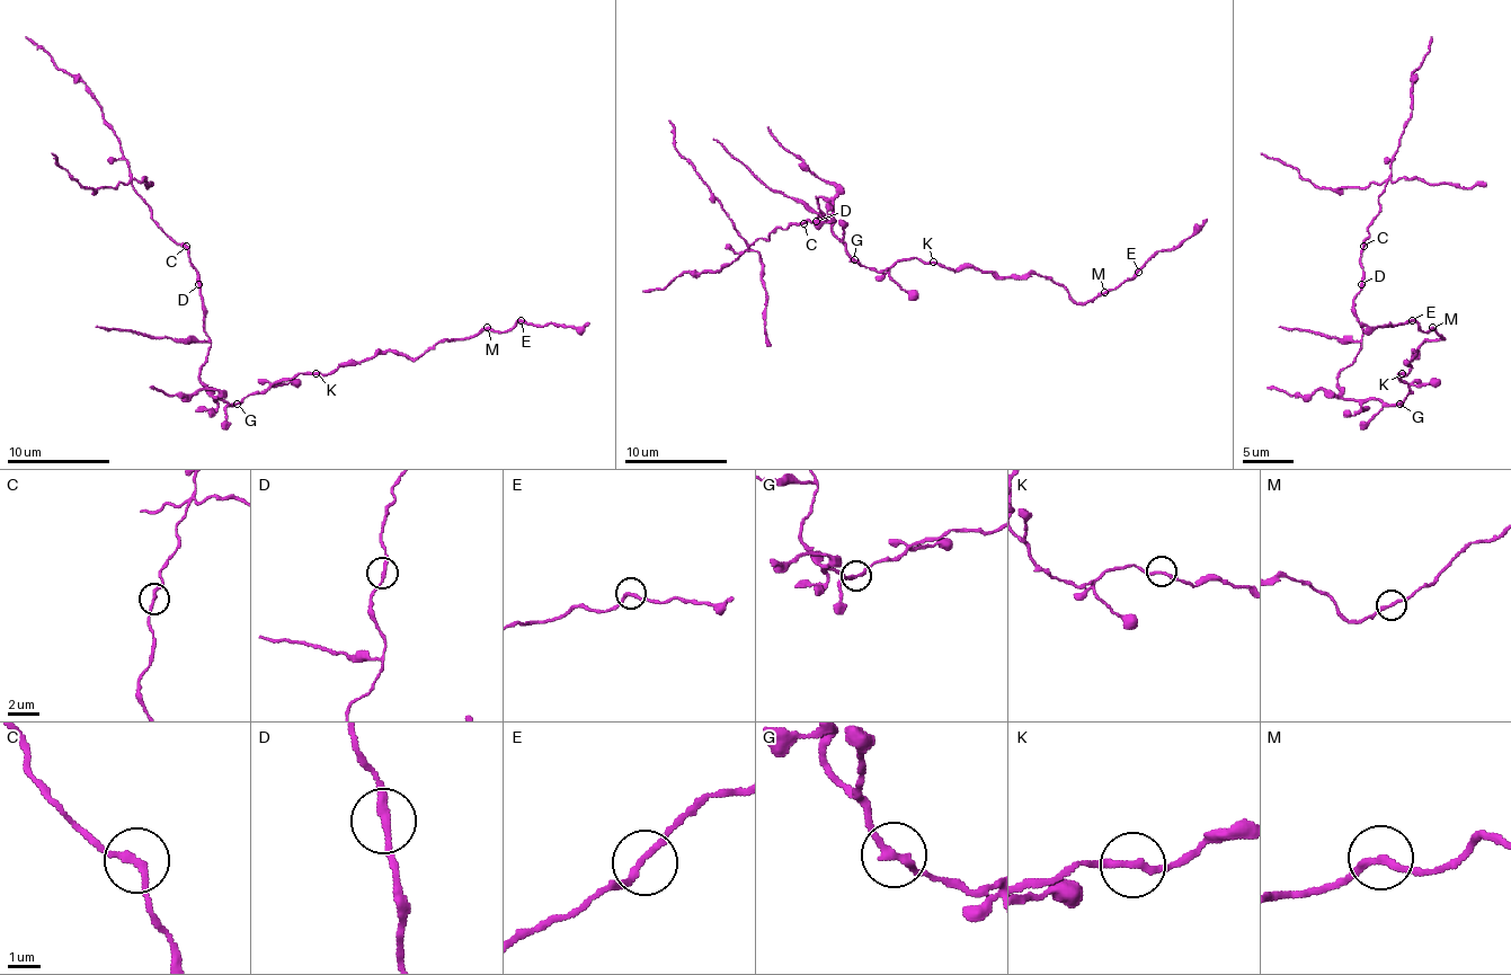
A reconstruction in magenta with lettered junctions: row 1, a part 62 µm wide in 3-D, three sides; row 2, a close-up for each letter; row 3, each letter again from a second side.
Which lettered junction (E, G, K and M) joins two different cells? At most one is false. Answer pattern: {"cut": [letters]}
{"cut": ["G"]}

